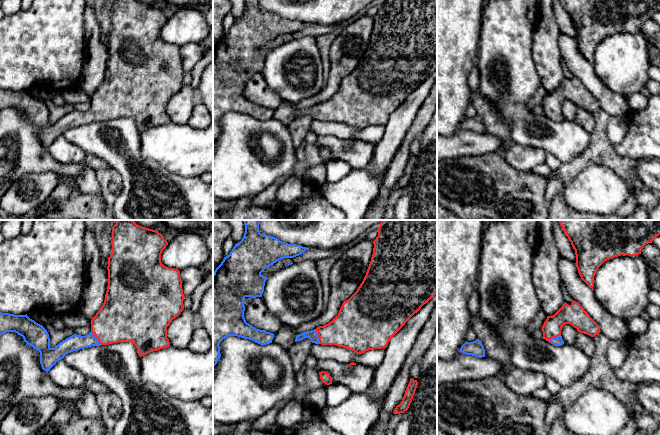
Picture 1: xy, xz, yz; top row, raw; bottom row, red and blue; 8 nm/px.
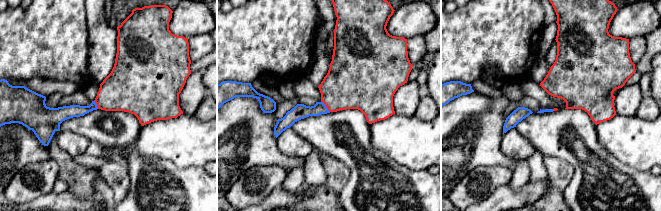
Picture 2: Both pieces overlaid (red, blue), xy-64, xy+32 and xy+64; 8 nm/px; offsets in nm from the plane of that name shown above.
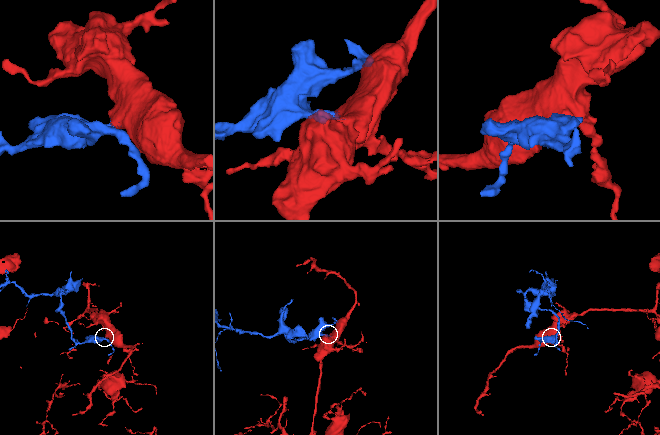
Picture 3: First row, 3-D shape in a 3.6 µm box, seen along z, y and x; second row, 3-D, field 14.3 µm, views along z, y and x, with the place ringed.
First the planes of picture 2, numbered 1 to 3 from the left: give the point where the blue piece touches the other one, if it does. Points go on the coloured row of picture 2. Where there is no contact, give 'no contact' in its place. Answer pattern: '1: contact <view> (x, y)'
1: contact xy-64 (96, 103)
2: contact xy+32 (326, 106)
3: no contact

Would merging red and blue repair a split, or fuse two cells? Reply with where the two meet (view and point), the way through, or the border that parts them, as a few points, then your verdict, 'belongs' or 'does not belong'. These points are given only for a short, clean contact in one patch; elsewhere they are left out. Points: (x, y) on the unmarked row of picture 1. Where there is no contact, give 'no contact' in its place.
contact xy (96, 113); way xy (120, 95), (96, 113), (87, 117), (75, 118); belongs

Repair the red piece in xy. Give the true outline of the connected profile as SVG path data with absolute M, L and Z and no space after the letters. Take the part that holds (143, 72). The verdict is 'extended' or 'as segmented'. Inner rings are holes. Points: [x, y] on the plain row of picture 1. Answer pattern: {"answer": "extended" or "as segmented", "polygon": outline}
{"answer": "extended", "polygon": "M115 0L112 3L112 29L108 34L108 62L105 76L91 96L91 108L85 112L73 110L54 124L50 123L47 106L26 91L14 91L0 88L0 112L6 108L15 108L24 117L40 128L40 140L48 148L59 136L70 128L91 122L109 121L118 118L132 118L140 133L170 122L167 114L167 103L173 95L183 87L184 70L180 47L166 43L161 38L161 30L168 21L163 11L156 6L145 4L137 0Z"}

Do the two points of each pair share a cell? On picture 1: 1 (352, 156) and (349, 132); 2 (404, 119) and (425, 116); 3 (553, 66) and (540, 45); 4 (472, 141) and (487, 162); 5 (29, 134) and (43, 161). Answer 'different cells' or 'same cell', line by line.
1: different cells
2: different cells
3: same cell
4: different cells
5: same cell

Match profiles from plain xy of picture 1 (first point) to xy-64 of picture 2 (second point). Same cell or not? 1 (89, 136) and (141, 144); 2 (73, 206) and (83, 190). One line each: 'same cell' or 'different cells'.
1: different cells
2: different cells

